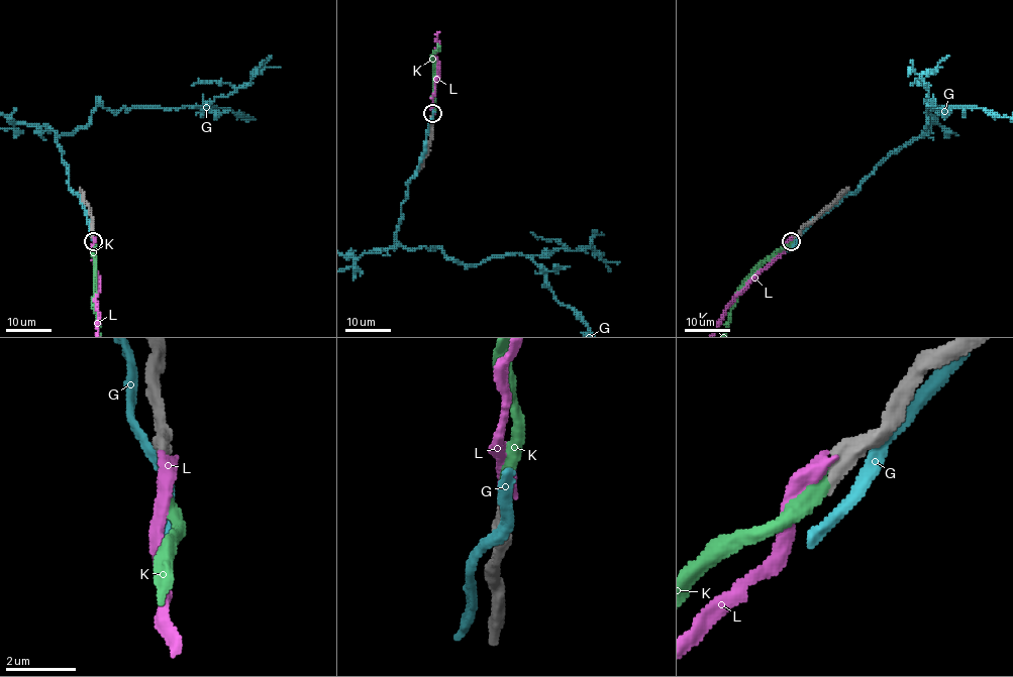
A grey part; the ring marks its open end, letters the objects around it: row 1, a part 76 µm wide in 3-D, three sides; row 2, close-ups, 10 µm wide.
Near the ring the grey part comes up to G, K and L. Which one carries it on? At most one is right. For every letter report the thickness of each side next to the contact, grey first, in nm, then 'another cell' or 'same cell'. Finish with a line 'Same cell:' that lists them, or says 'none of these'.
G: 400 nm thick on the grey side, 280 nm on the other; another cell
K: 440 nm thick on the grey side, 320 nm on the other; same cell
L: 480 nm thick on the grey side, 400 nm on the other; another cell
Same cell: K

